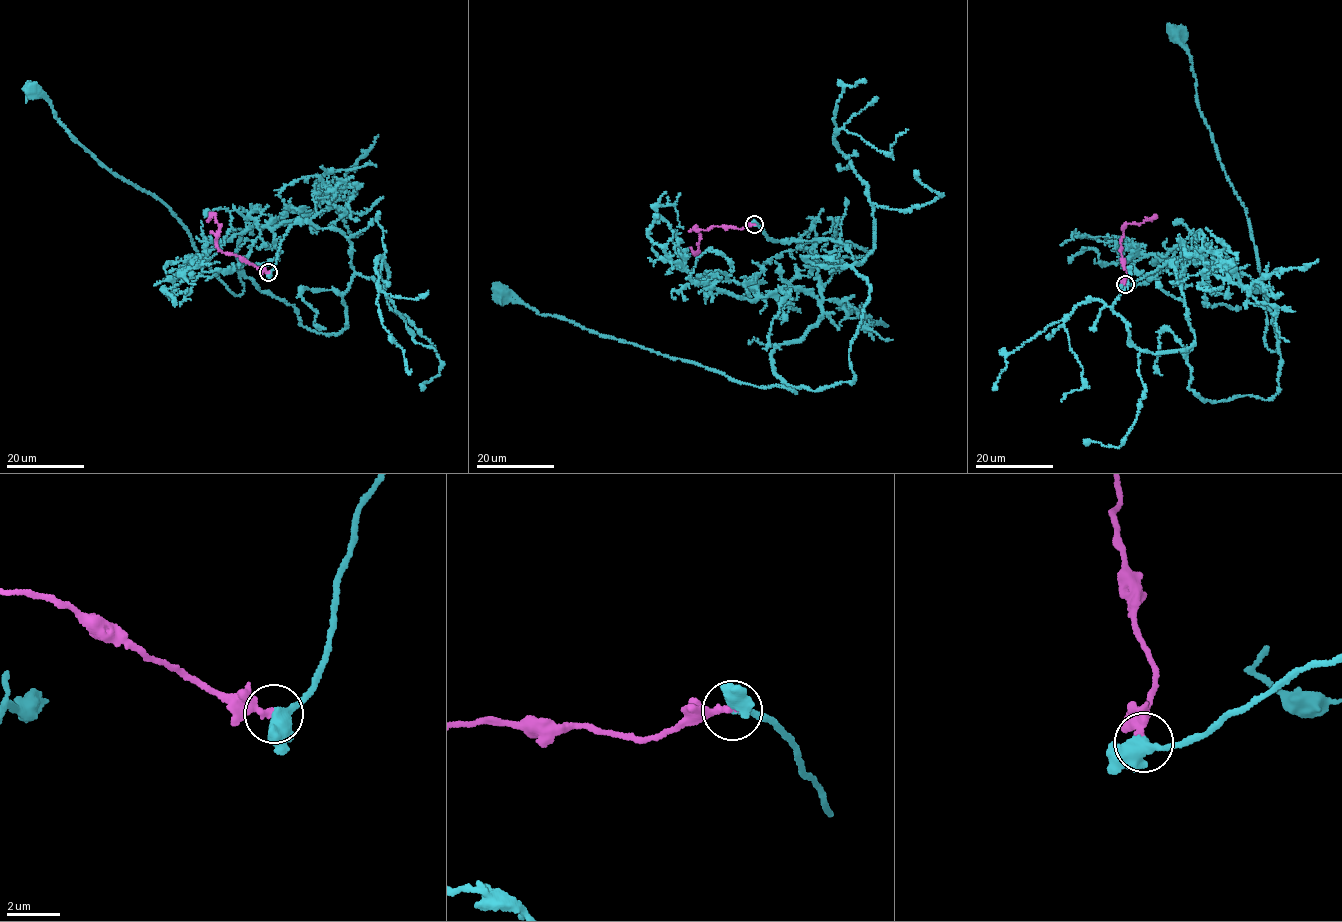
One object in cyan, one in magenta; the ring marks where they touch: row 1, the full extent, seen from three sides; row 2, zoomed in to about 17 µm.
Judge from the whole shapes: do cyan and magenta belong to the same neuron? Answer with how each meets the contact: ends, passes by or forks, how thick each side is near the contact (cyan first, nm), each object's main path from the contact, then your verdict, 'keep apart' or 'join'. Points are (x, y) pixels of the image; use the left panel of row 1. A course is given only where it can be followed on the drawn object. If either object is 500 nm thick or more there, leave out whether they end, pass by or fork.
cyan passes by; magenta ends there; 400 nm thick on the cyan side, 260 nm on the other; cyan runs (268, 271), (294, 223), (336, 228), (347, 325), (307, 328), (239, 268), (231, 292), (32, 89); magenta runs (268, 271), (237, 256), (222, 252), (216, 243), (220, 225), (214, 216), (207, 221); join

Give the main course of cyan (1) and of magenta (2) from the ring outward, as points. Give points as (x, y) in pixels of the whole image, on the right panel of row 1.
1: (1125, 283), (1175, 268), (1200, 398), (1276, 393), (1244, 205), (1176, 33)
2: (1125, 283), (1121, 246), (1123, 226), (1143, 223), (1153, 218), (1145, 218)

